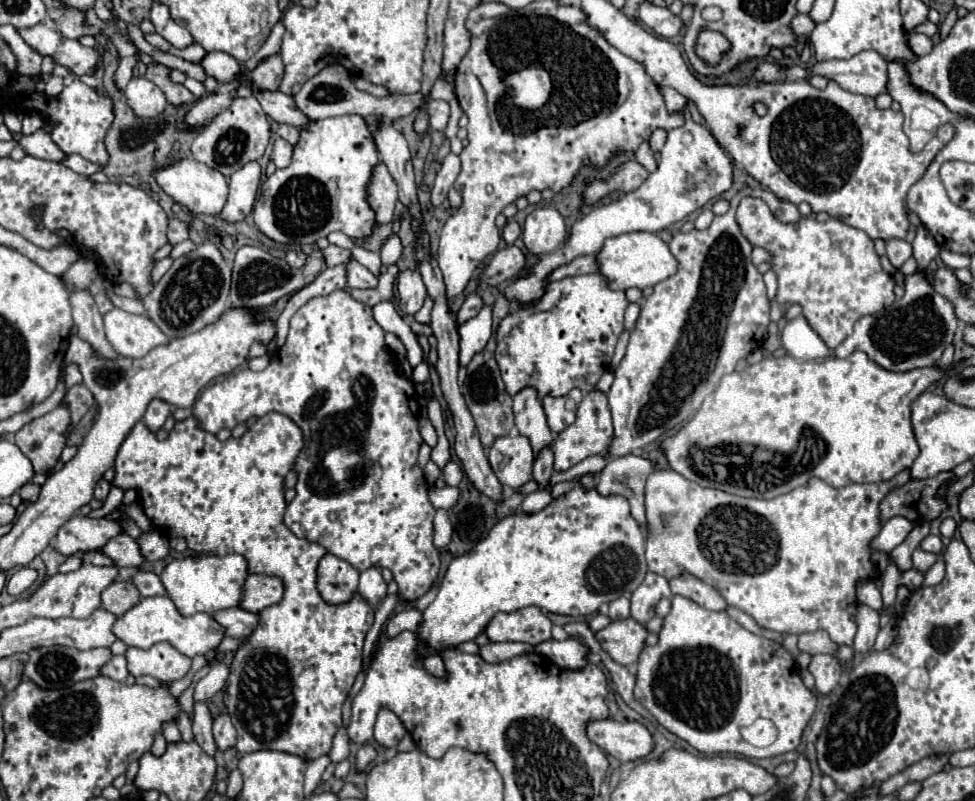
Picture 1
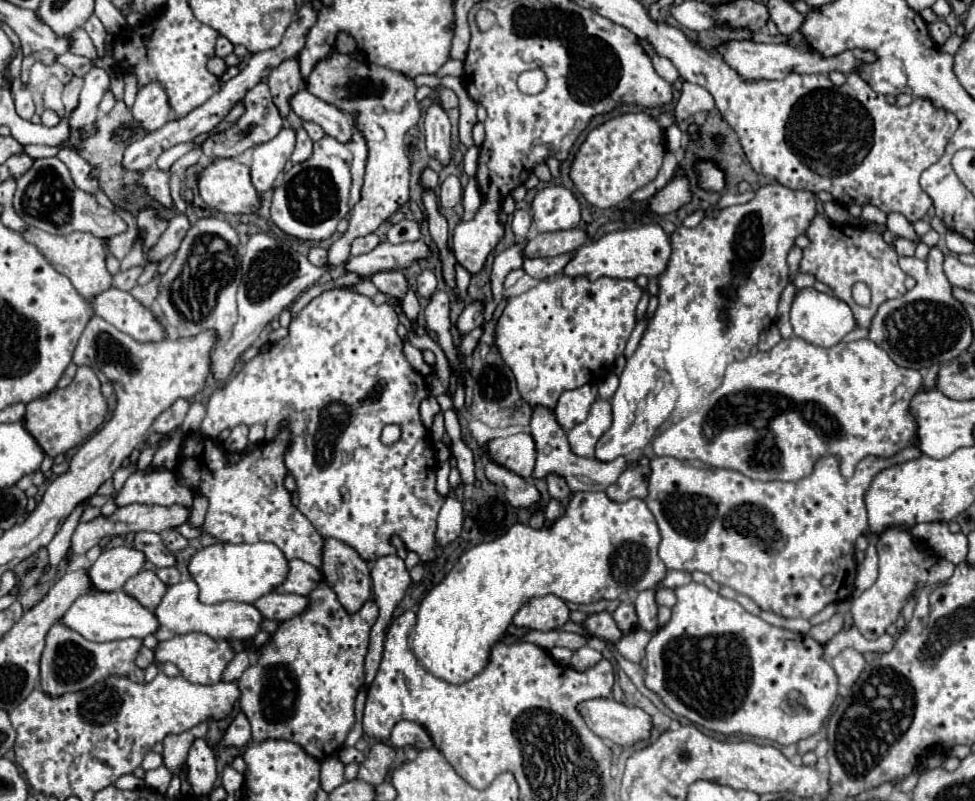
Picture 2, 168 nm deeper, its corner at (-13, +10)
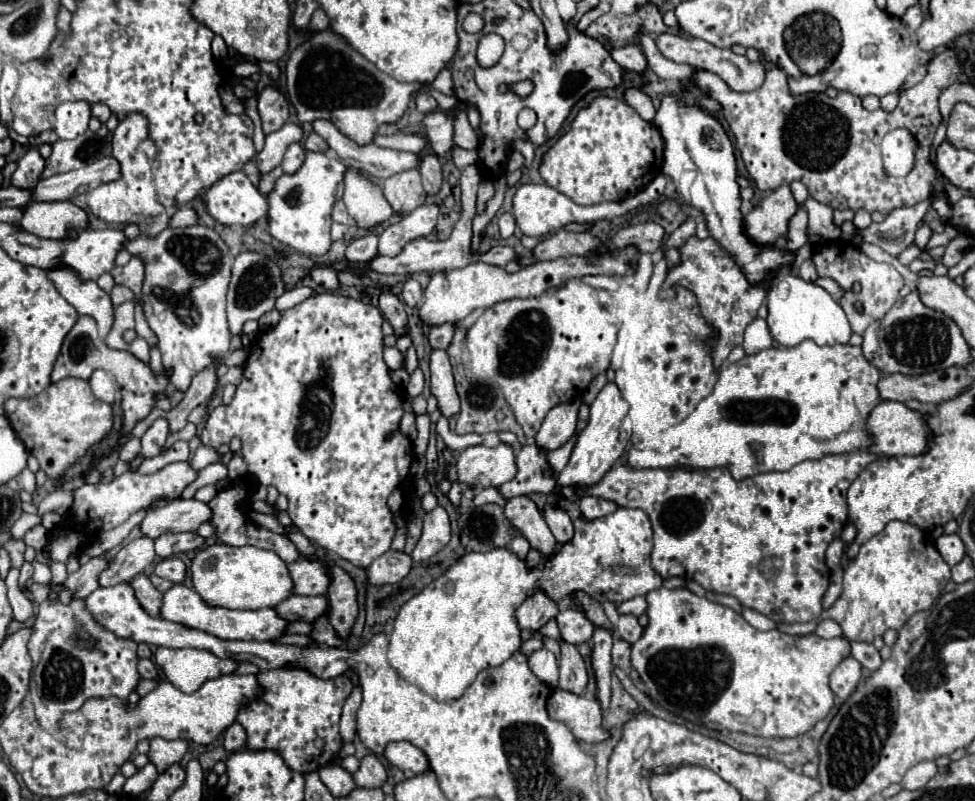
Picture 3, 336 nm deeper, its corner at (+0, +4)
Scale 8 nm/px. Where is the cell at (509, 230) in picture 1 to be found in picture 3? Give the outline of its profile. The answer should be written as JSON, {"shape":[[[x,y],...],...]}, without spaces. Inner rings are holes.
{"shape":[[[502,213],[502,217],[498,219],[498,227],[500,227],[500,235],[504,239],[512,237],[516,233],[516,221],[514,221],[512,213]]]}

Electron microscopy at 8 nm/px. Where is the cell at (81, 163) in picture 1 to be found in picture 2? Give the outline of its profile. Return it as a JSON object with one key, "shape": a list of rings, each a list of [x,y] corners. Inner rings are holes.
{"shape":[[[25,145],[23,151],[29,153],[31,157],[35,157],[35,159],[39,159],[39,157],[55,157],[61,149],[57,149],[57,147],[45,147],[45,145]]]}

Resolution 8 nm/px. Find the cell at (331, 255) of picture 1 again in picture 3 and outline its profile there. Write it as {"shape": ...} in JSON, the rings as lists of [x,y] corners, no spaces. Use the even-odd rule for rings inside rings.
{"shape":[[[374,233],[354,239],[346,249],[348,261],[370,261],[376,255],[378,255],[378,235],[374,235]]]}

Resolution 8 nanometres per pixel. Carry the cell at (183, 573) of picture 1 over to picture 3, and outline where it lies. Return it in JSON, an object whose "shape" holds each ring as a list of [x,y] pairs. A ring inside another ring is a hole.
{"shape":[[[216,543],[212,547],[204,547],[192,559],[192,583],[194,589],[208,605],[228,607],[228,609],[264,609],[276,607],[284,599],[292,595],[292,579],[288,565],[268,549],[258,549],[252,545],[232,547],[224,543]]]}

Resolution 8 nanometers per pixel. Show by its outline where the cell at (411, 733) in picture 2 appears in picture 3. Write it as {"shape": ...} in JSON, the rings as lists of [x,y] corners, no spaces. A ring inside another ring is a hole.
{"shape":[[[406,741],[388,743],[384,755],[386,755],[386,759],[388,759],[394,767],[398,767],[398,769],[402,769],[402,771],[410,771],[410,773],[414,773],[414,775],[420,775],[420,773],[424,773],[424,771],[428,769],[428,759],[426,759],[426,755],[424,755],[418,747],[410,745],[410,743],[406,743]]]}

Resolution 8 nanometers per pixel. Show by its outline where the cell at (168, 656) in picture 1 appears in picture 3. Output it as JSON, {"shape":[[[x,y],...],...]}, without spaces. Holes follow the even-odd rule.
{"shape":[[[160,647],[154,655],[154,661],[166,679],[184,693],[196,691],[208,679],[234,673],[238,667],[234,659],[220,659],[210,651],[200,649]]]}

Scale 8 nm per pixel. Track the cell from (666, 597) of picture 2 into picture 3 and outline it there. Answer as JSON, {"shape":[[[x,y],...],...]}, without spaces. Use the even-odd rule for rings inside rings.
{"shape":[[[632,597],[632,599],[618,605],[618,613],[622,613],[622,615],[628,613],[628,615],[640,617],[644,611],[646,611],[646,599],[644,597]]]}

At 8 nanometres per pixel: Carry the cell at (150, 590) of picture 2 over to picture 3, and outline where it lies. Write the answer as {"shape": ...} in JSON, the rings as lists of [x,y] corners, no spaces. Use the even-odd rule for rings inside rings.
{"shape":[[[138,575],[136,579],[132,579],[130,583],[136,591],[136,597],[138,601],[142,603],[142,607],[152,615],[152,617],[158,617],[160,615],[160,609],[162,609],[162,593],[150,583],[150,579],[146,575]]]}

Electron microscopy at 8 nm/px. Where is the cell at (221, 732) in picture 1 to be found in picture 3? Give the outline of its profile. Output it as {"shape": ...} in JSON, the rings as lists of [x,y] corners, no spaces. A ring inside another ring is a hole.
{"shape":[[[234,723],[230,725],[226,731],[224,731],[224,749],[226,751],[238,751],[246,745],[246,731],[240,723]]]}

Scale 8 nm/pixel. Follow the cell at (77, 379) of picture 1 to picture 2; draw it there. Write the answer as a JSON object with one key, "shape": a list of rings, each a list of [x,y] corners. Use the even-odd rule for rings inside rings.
{"shape":[[[87,365],[77,369],[77,375],[65,389],[53,389],[47,399],[35,399],[27,403],[27,413],[23,419],[25,429],[35,437],[45,455],[57,457],[59,453],[67,453],[69,449],[81,445],[87,437],[95,433],[95,429],[103,423],[107,413],[107,403],[101,395],[101,383],[95,371]]]}

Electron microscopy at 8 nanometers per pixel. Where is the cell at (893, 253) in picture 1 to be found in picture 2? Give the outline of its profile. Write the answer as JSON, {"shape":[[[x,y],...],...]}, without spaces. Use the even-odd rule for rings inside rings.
{"shape":[[[889,213],[887,215],[887,229],[897,235],[897,237],[903,237],[903,239],[909,239],[913,243],[917,243],[917,233],[913,229],[913,225],[901,215],[901,213]]]}

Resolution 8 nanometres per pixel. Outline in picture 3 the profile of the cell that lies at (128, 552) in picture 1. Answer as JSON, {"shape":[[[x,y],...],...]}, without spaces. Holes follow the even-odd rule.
{"shape":[[[168,557],[168,559],[162,559],[160,563],[156,563],[154,573],[172,583],[182,583],[186,579],[186,565],[178,557]]]}

